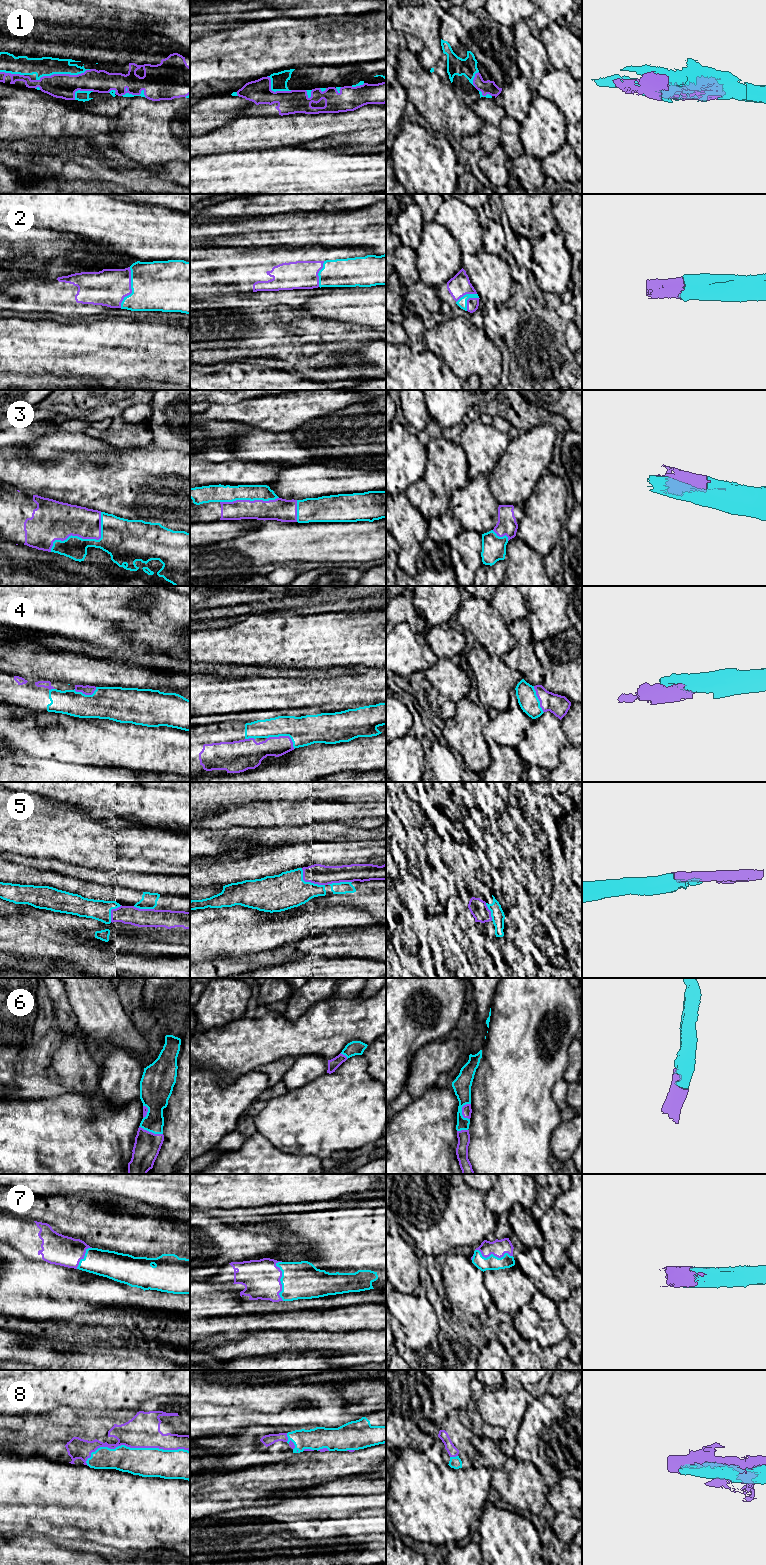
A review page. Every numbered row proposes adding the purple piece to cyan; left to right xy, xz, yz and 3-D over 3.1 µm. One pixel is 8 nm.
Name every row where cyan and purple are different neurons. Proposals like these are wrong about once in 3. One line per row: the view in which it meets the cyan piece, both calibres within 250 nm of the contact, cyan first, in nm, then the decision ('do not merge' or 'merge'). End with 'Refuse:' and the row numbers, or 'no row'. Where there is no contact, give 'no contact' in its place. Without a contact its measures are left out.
1: contact in xy; calibres 160 and 200 nm; merge
2: contact in xy; calibres 400 and 300 nm; merge
3: contact in xy; calibres 240 and 300 nm; merge
4: contact in xz; calibres 240 and 160 nm; merge
5: contact in xz; calibres 300 and 160 nm; merge
6: contact in yz; calibres 150 and 80 nm; merge
7: contact in xz; calibres 300 and 300 nm; merge
8: contact in xy; calibres 240 and 280 nm; merge
Refuse: no row

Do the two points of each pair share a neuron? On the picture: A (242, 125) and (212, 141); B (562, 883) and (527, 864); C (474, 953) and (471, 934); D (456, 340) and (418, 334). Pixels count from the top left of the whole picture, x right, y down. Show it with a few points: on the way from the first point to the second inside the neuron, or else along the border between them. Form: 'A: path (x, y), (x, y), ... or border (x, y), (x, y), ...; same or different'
A: path (235, 132), (229, 138), (219, 141); same
B: border (547, 866), (550, 884), (554, 891); different
C: path (474, 948), (474, 939); same
D: border (426, 330), (424, 333), (425, 347); different

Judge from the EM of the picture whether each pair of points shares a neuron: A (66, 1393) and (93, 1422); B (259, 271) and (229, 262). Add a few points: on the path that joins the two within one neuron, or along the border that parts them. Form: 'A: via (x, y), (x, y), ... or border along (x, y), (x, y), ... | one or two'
A: border along (71, 1407), (84, 1409) | two
B: via (252, 271), (243, 271), (236, 265) | one

